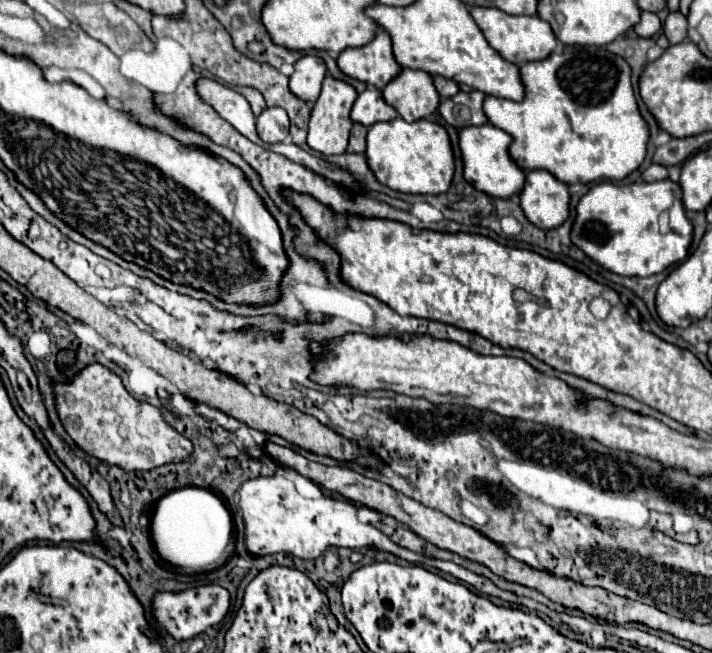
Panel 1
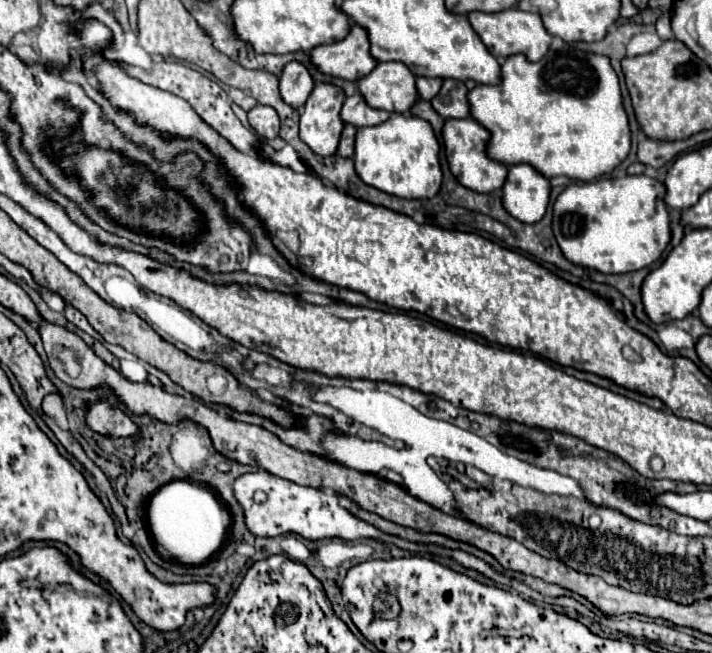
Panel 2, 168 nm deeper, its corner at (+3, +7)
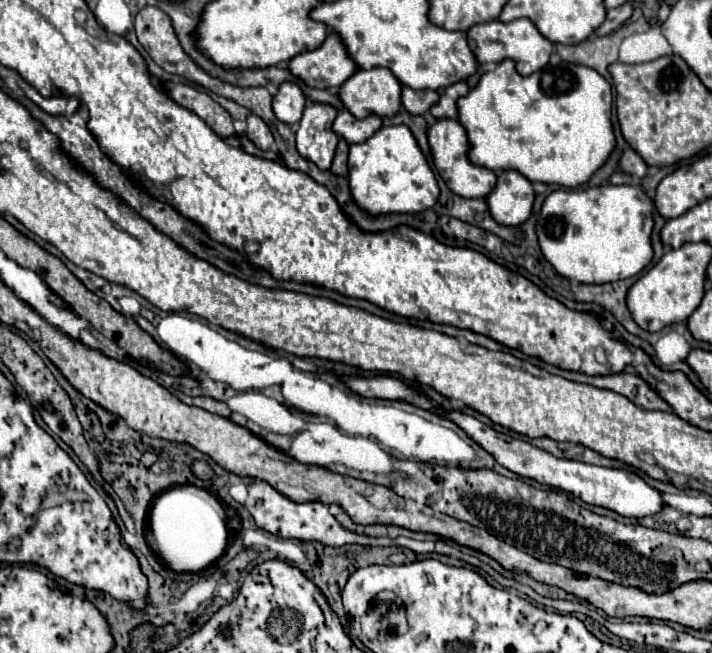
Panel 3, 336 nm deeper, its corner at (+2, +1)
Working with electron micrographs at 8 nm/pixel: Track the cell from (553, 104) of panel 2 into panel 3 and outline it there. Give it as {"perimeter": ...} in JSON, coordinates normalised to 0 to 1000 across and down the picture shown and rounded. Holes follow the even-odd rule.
{"perimeter":[[[709,90],[695,103],[695,109],[678,112],[673,130],[662,136],[650,152],[645,152],[645,188],[656,198],[656,210],[662,219],[662,250],[684,256],[690,262],[721,259],[749,280],[760,277],[805,289],[822,283],[830,268],[850,253],[867,222],[858,164],[861,136],[853,121],[830,103],[788,93],[779,103],[768,100],[765,106],[735,118],[726,112],[723,93]]]}

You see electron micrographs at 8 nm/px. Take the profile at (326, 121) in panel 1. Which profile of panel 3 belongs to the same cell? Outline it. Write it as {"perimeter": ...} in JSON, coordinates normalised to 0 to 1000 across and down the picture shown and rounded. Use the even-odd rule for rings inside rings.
{"perimeter":[[[431,155],[426,182],[417,191],[417,231],[448,259],[462,259],[476,210],[468,204],[473,167],[459,158]]]}

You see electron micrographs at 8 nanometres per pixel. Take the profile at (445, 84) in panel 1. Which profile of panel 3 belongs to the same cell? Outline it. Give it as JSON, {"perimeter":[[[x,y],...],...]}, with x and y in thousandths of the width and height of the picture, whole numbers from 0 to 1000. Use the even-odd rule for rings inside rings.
{"perimeter":[[[566,133],[563,158],[566,158],[566,164],[574,173],[594,176],[594,173],[600,173],[614,158],[614,152],[617,152],[614,139],[605,139],[605,136],[600,136],[600,139],[583,139],[577,133]]]}

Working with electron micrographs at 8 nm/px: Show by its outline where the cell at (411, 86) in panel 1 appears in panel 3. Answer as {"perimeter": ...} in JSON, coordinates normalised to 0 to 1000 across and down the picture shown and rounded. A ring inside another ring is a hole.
{"perimeter":[[[527,103],[527,106],[504,106],[496,118],[490,118],[482,130],[479,130],[479,152],[485,158],[485,164],[501,179],[501,182],[513,182],[518,176],[532,176],[532,179],[555,179],[563,167],[563,136],[566,130],[560,127],[560,121],[552,115],[552,109],[544,109],[538,103]]]}

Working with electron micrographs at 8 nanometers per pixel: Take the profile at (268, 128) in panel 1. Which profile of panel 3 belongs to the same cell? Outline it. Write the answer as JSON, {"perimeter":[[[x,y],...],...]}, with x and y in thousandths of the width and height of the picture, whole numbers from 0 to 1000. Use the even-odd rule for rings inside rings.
{"perimeter":[[[350,176],[347,179],[347,210],[364,225],[364,228],[381,228],[383,225],[383,207],[378,191],[364,179],[364,176]]]}

